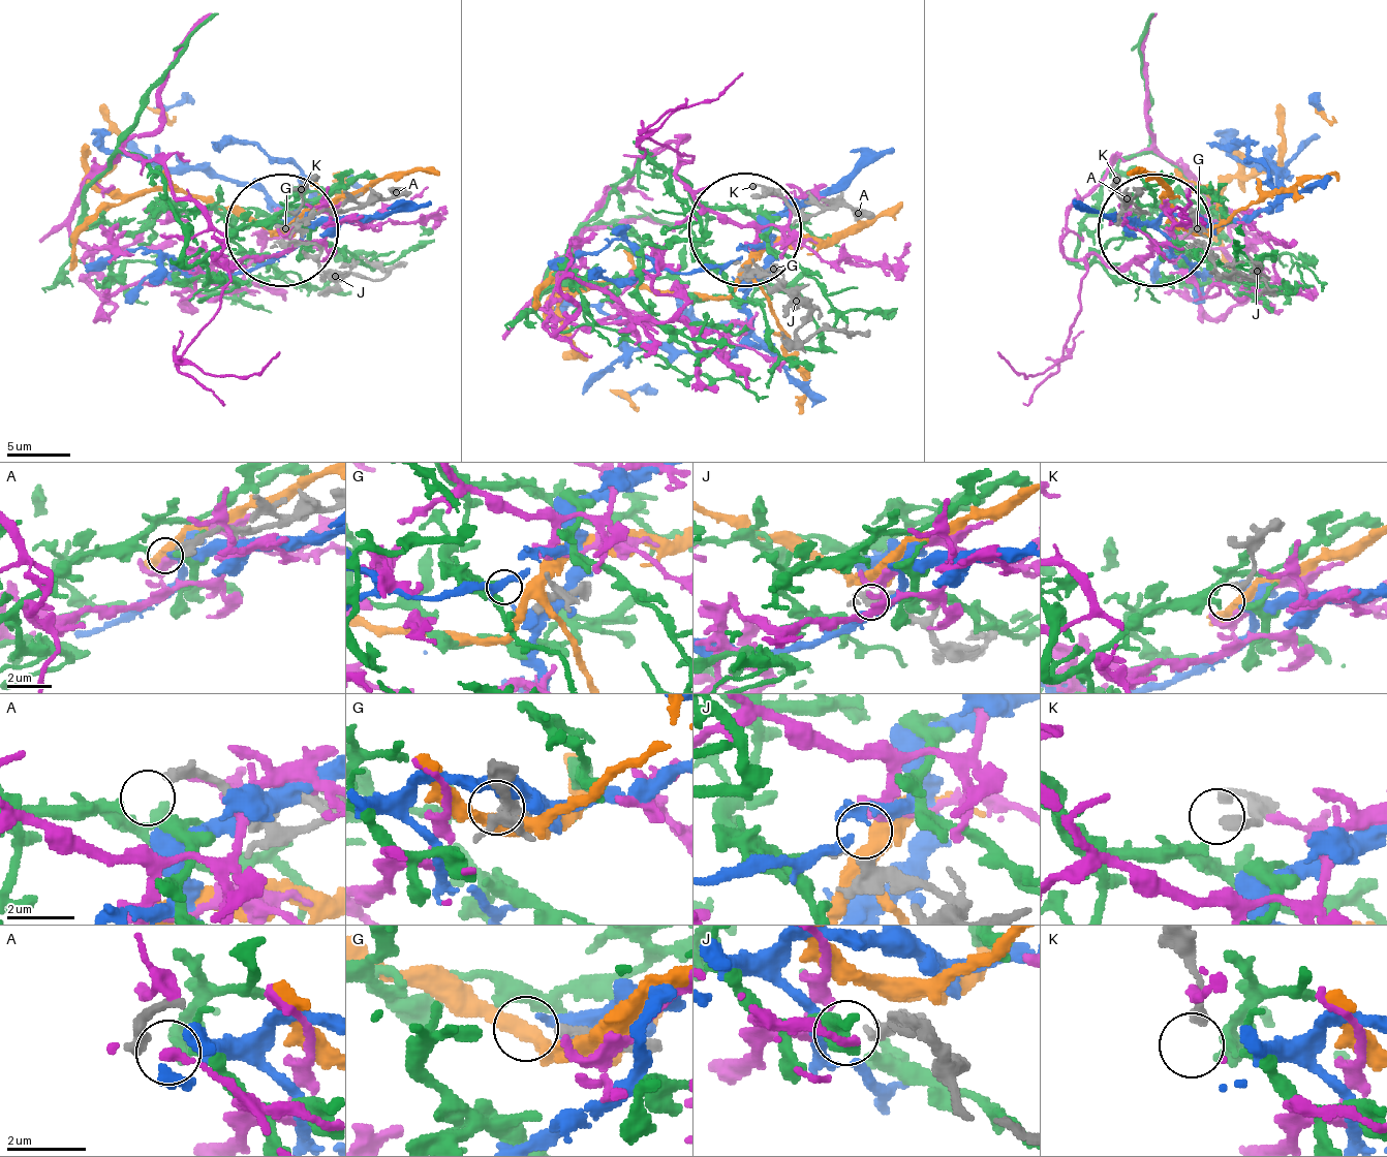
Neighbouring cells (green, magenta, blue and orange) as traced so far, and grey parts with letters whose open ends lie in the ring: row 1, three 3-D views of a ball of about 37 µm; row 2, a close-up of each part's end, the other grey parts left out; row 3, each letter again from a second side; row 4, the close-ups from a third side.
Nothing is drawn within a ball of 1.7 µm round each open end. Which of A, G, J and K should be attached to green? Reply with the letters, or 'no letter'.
A

